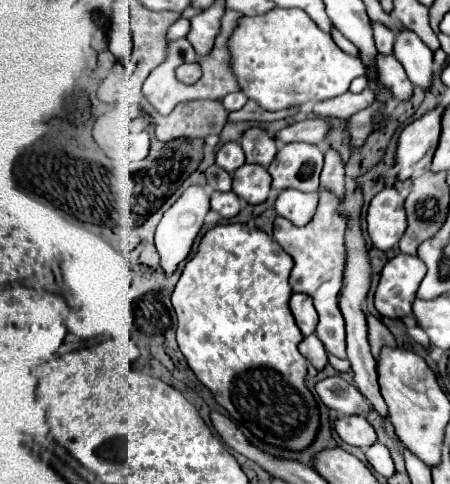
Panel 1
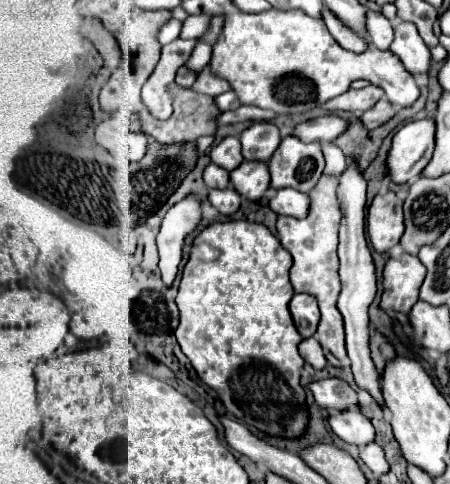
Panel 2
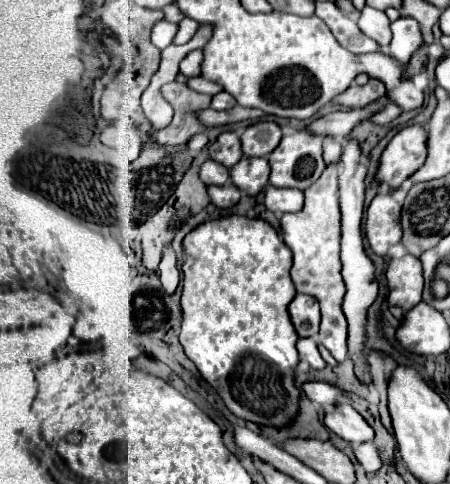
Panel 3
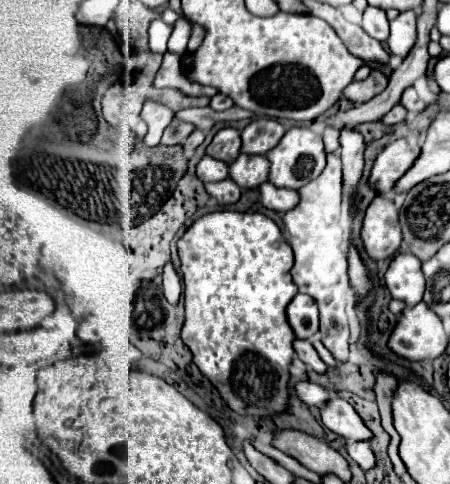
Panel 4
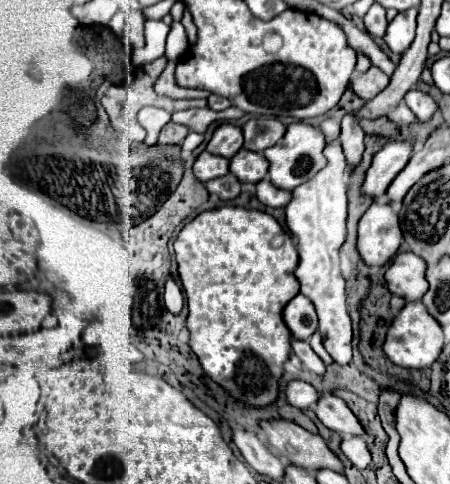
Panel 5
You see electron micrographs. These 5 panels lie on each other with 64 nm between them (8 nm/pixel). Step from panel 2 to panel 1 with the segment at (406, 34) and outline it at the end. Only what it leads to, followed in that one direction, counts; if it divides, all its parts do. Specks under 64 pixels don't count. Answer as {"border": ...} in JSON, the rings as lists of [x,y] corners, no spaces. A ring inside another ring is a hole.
{"border":[[[406,28],[400,32],[394,44],[394,56],[404,64],[406,76],[414,86],[428,90],[432,86],[432,50],[428,50],[414,32]]]}

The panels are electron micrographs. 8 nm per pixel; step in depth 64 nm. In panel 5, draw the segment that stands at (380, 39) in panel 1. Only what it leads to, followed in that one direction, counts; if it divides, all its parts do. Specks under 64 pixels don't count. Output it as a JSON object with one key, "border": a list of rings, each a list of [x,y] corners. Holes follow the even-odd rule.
{"border":[[[372,4],[370,10],[366,12],[366,16],[364,16],[362,20],[364,20],[364,28],[366,28],[372,36],[382,38],[382,36],[386,34],[388,20],[386,20],[386,10],[380,8],[380,4]]]}

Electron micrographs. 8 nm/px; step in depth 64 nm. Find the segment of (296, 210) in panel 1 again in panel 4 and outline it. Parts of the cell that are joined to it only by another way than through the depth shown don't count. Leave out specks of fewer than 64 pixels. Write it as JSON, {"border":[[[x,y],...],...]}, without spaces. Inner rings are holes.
{"border":[[[264,182],[260,186],[260,202],[268,210],[284,214],[284,212],[296,208],[296,204],[300,202],[300,194],[298,194],[298,190],[282,190],[270,182]]]}

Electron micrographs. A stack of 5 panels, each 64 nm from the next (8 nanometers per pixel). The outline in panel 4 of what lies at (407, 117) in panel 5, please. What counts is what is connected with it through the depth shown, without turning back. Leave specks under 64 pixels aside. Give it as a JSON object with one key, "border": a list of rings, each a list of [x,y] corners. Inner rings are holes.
{"border":[[[396,104],[386,116],[380,118],[380,122],[384,122],[384,124],[390,124],[390,122],[402,122],[404,118],[406,118],[406,110],[404,110],[400,104]]]}

